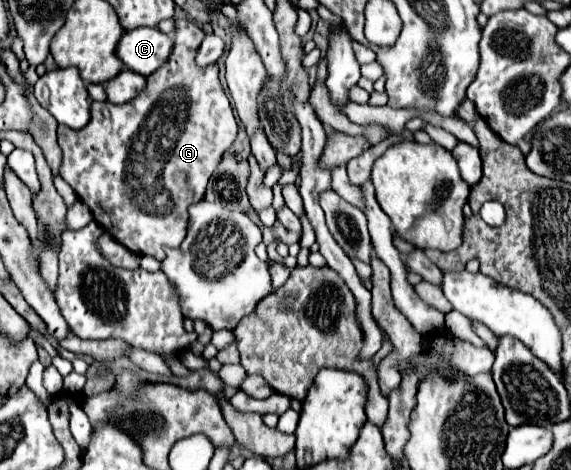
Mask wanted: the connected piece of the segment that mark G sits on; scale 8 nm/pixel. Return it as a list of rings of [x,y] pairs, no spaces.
[[[176,18],[174,22],[172,54],[148,76],[146,88],[136,98],[126,104],[92,102],[90,122],[82,130],[58,126],[58,144],[62,148],[60,176],[72,186],[76,196],[90,206],[94,220],[112,238],[134,254],[148,254],[156,260],[166,256],[164,246],[178,248],[182,244],[188,226],[188,206],[202,200],[212,172],[238,134],[232,106],[218,80],[218,66],[194,66],[194,54],[204,32],[184,18]]]

